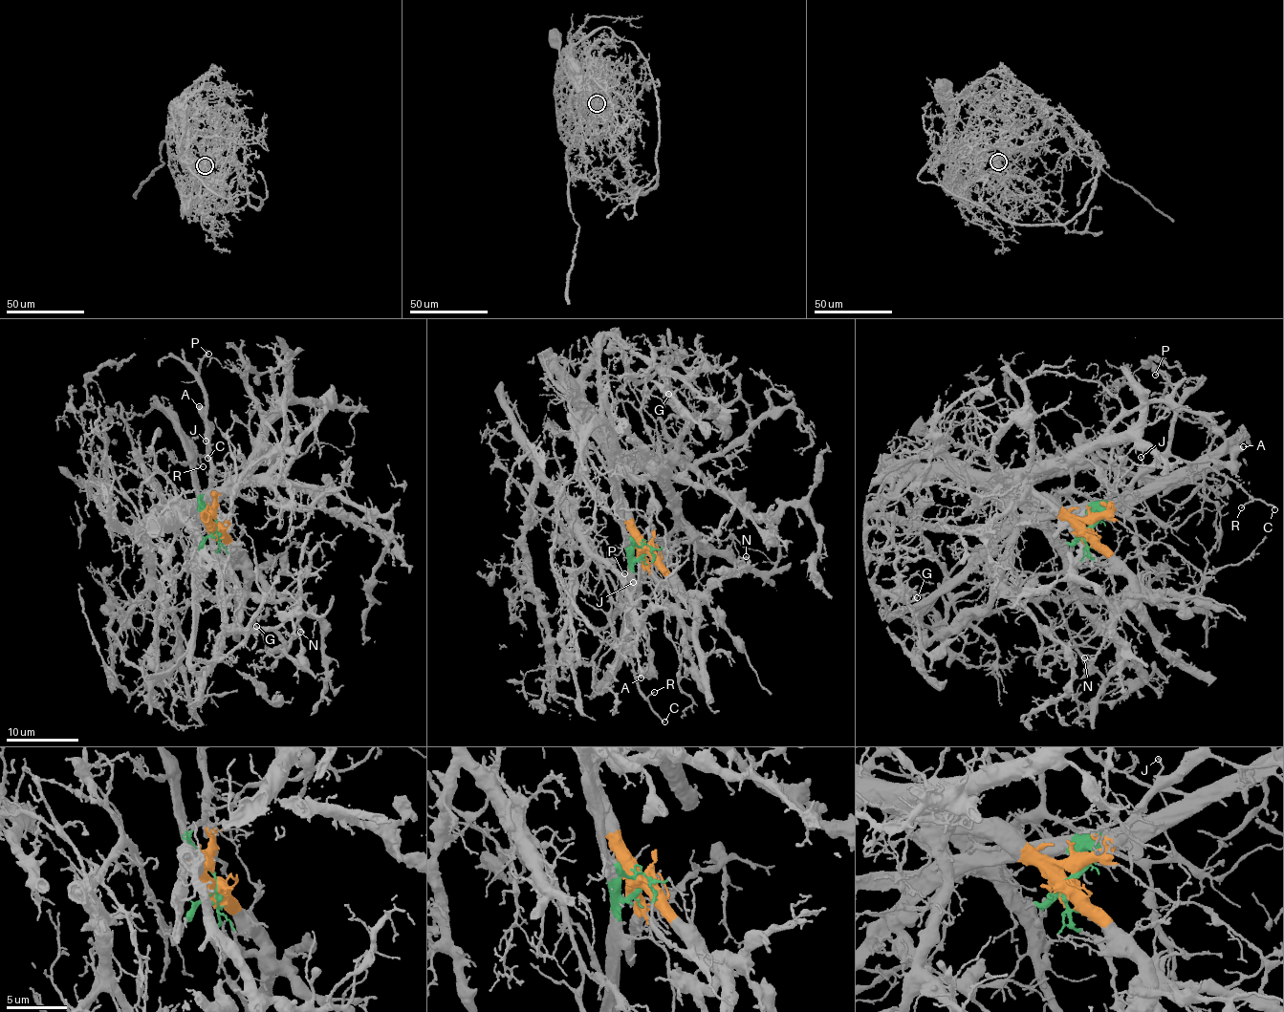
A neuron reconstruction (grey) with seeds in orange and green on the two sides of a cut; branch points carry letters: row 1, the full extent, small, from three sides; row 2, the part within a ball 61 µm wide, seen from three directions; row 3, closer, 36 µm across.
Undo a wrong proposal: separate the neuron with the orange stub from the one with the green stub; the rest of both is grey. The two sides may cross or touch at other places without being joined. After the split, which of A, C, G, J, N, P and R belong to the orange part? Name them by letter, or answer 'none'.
A, G, J, N, P

